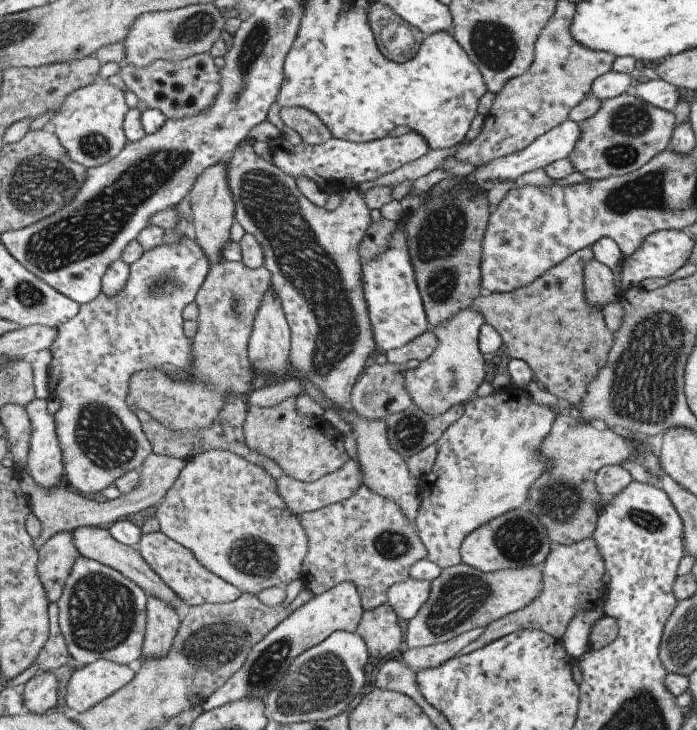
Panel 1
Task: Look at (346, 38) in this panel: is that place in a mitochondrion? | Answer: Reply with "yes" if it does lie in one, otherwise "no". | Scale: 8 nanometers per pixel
no

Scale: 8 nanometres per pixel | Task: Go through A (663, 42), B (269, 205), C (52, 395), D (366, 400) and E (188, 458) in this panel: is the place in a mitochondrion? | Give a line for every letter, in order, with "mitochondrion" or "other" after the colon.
A: other
B: mitochondrion
C: other
D: mitochondrion
E: other

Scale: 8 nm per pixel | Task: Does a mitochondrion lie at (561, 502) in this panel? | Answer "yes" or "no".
yes

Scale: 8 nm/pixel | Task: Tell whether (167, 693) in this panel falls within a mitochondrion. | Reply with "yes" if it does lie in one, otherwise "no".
no

